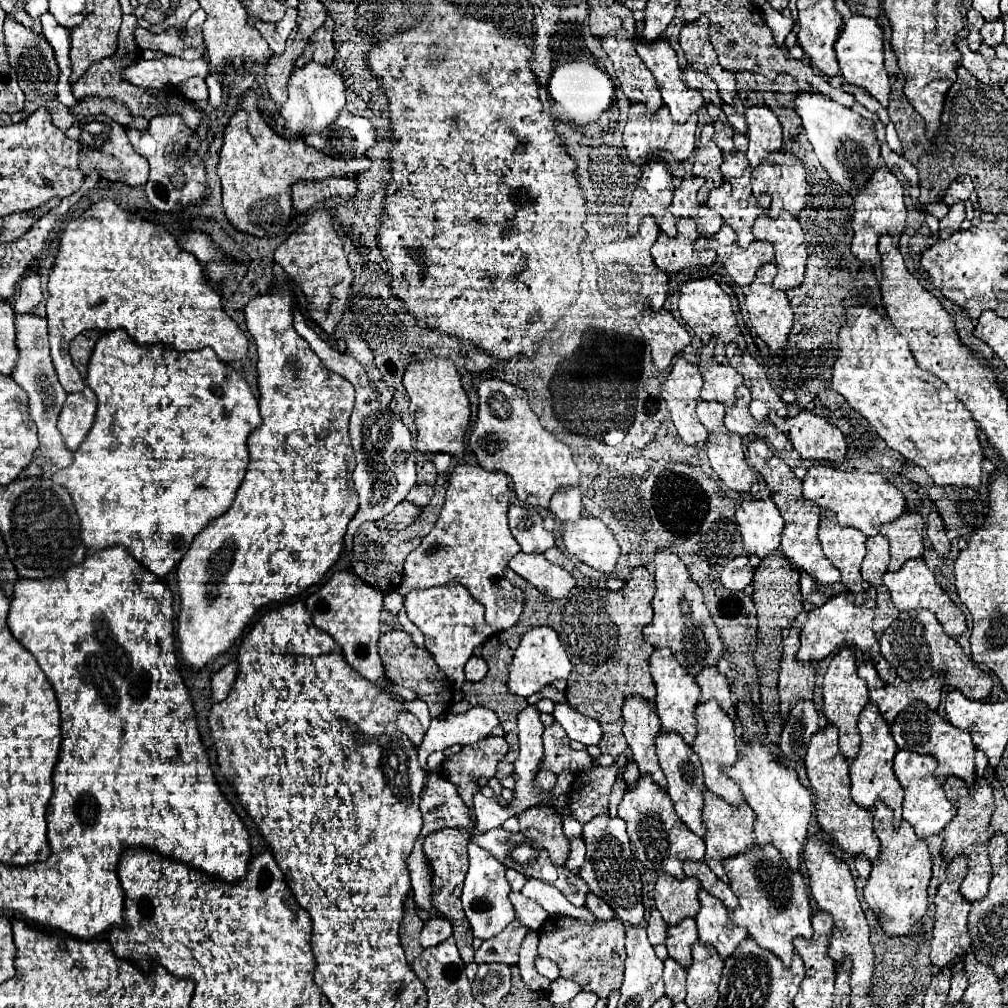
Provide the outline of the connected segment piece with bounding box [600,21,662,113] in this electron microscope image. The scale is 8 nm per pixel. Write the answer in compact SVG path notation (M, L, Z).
M624 21L618 31L610 31L600 41L602 49L614 63L624 95L630 101L642 101L648 107L648 113L654 113L658 107L662 107L662 97L652 73L642 63L642 59L638 59L636 41L632 37L636 37L634 23Z

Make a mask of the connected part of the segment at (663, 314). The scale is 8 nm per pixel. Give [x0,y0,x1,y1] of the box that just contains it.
[638,309,690,371]

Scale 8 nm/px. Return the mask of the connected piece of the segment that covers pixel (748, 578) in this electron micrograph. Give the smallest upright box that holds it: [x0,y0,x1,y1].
[722,557,754,591]

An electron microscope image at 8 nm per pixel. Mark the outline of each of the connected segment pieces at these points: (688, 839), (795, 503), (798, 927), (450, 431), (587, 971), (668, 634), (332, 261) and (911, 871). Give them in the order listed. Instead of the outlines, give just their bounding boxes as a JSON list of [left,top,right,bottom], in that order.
[[618,775,704,879],[748,439,840,583],[722,845,812,965],[404,359,470,455],[538,917,626,997],[644,547,722,675],[274,209,352,335],[864,801,932,935]]

